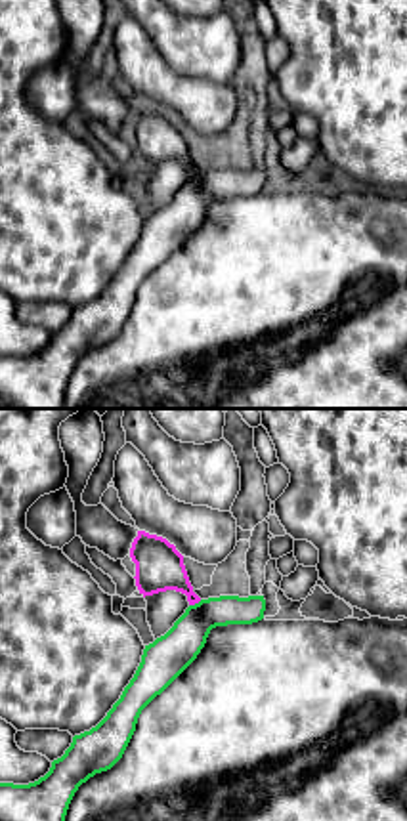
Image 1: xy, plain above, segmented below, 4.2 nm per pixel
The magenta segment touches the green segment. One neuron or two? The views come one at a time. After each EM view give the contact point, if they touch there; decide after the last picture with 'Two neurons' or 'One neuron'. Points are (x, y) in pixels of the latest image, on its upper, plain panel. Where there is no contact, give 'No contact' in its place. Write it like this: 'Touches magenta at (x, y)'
Touches magenta at (195, 174)

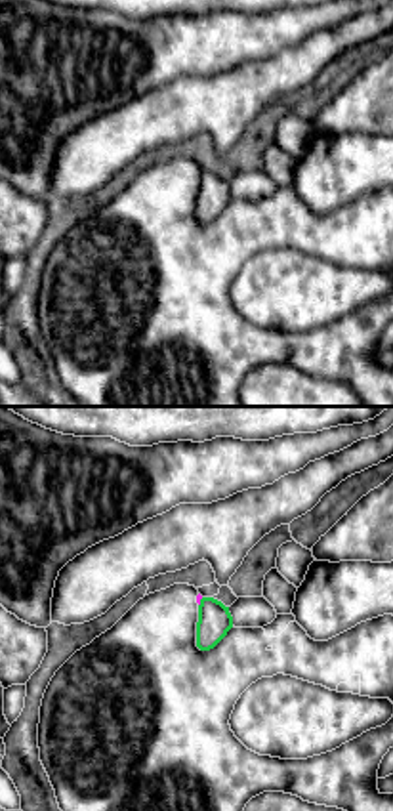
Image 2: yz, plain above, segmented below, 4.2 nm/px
Touches magenta at (199, 174)

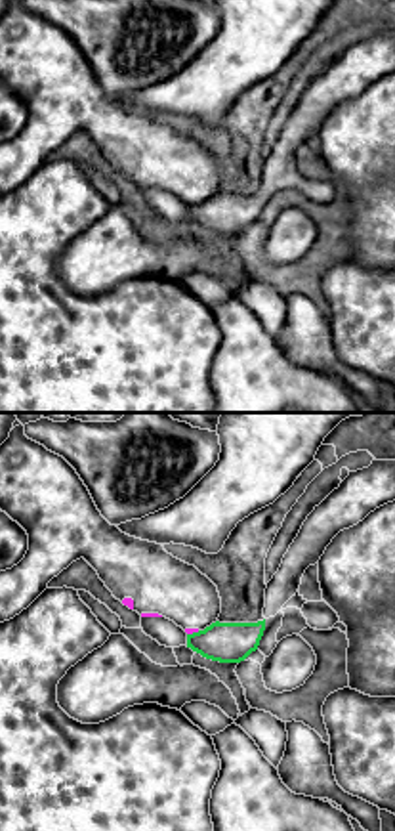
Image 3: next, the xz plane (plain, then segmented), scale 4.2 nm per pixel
Touches magenta at (193, 203)

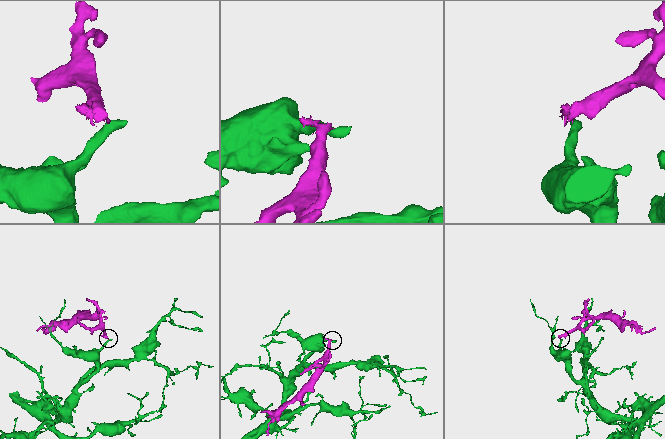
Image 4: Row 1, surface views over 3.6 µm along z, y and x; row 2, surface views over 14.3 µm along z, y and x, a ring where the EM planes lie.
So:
Two neurons

